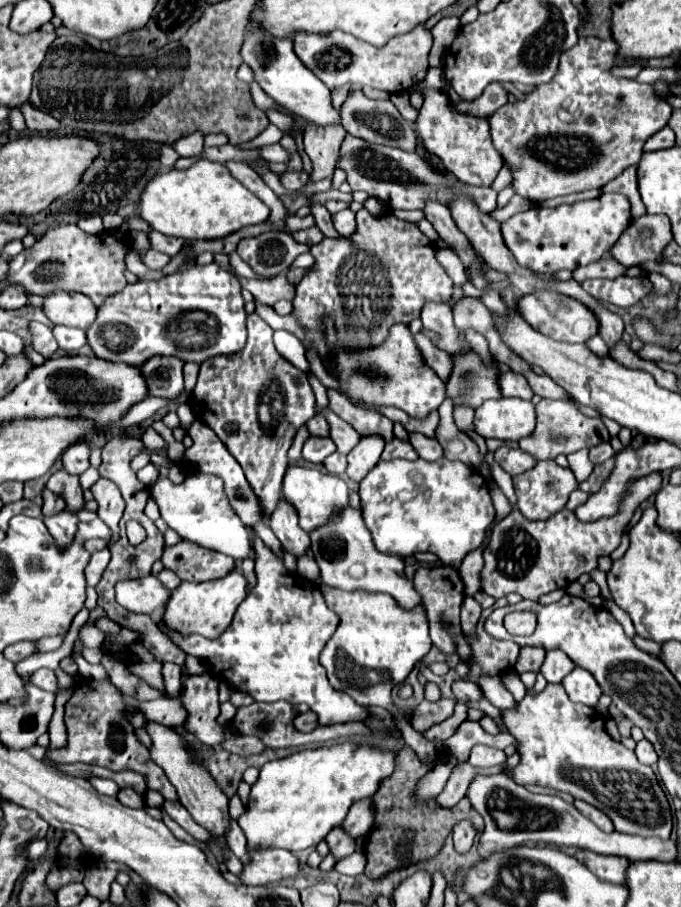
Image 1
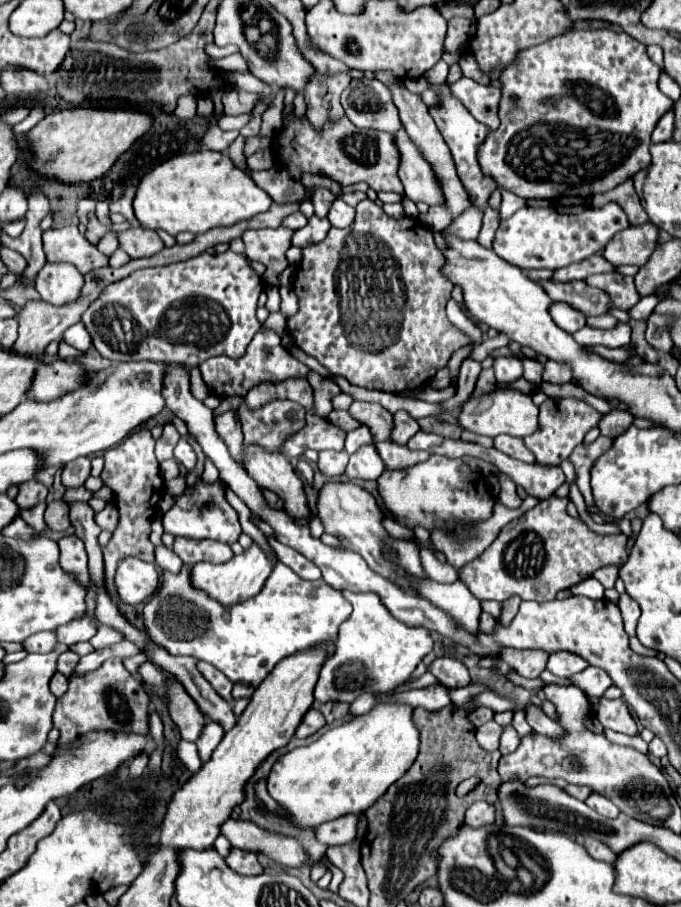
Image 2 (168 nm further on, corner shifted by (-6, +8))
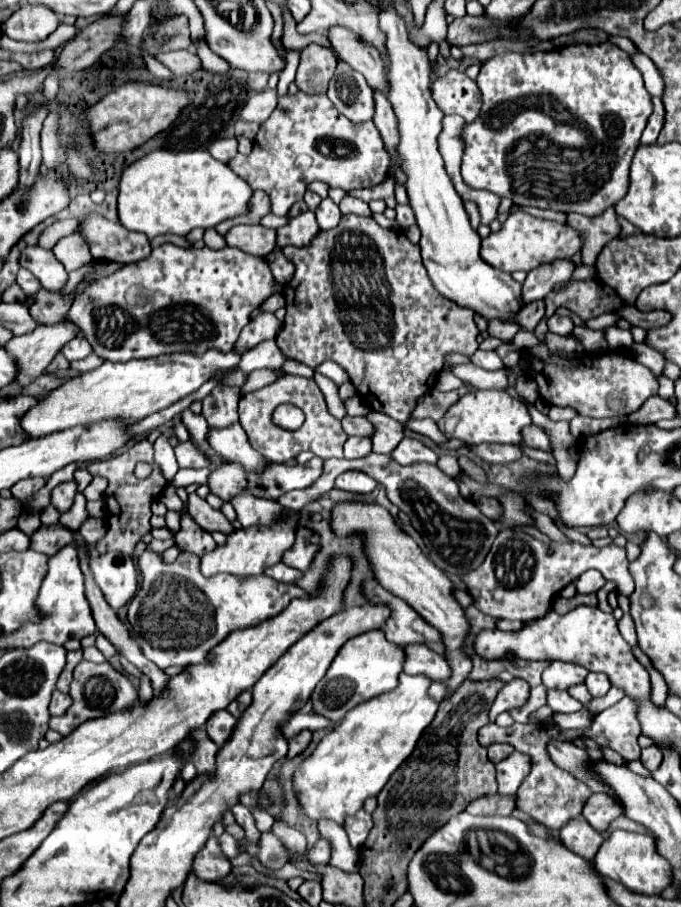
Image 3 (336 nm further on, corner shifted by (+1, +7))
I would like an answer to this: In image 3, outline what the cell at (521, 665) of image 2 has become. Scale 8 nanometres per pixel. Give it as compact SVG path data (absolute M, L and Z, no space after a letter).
M513 678L511 682L505 682L505 686L499 690L499 694L493 702L493 708L489 712L489 720L495 722L495 718L501 712L523 706L527 702L527 698L529 698L529 684L523 678Z

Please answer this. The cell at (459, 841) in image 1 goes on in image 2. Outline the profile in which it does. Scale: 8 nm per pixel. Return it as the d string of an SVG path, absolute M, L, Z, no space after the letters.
M476 801L466 811L466 821L464 823L472 825L472 827L480 827L480 825L486 825L486 823L494 823L494 819L496 819L494 805L490 805L486 801Z

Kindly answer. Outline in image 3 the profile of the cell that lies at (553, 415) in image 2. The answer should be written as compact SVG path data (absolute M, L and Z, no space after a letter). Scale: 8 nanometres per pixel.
M529 424L523 428L523 444L529 448L535 448L535 450L545 450L545 452L553 454L549 434L537 424Z

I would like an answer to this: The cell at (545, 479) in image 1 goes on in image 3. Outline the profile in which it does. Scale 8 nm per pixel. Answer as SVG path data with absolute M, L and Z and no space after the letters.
M403 438L403 440L399 442L399 446L391 452L391 456L393 456L399 464L403 464L403 466L407 466L407 464L411 464L411 462L437 464L437 454L435 454L429 446L425 446L423 442L415 440L415 438Z

